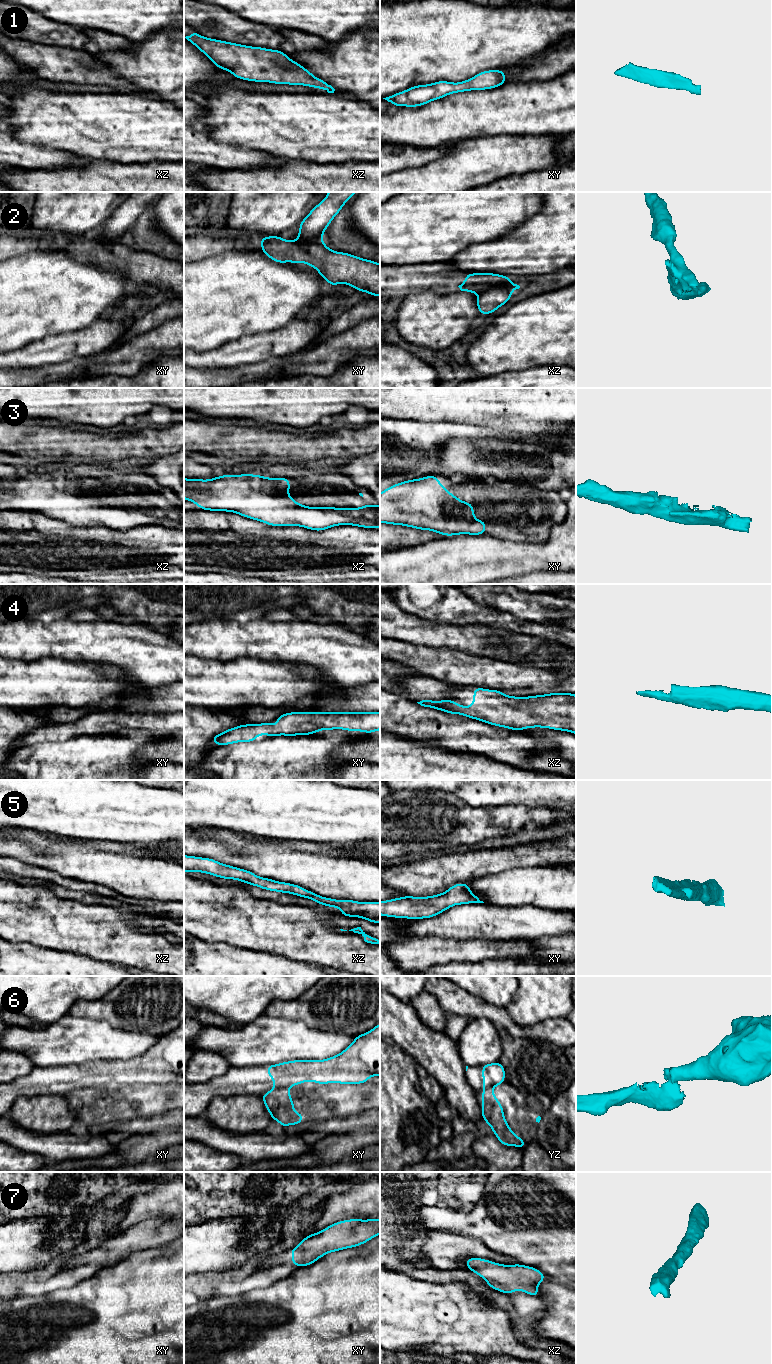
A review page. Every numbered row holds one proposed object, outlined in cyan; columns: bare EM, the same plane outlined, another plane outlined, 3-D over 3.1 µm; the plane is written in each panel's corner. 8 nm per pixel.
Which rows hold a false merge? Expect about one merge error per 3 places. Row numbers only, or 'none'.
2, 6

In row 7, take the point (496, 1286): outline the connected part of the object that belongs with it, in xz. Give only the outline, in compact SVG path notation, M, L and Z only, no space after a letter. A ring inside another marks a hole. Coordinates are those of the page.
M483 1258L464 1260L468 1270L473 1271L487 1281L494 1290L511 1294L516 1290L538 1297L537 1286L547 1278L537 1268L521 1264L504 1265Z

